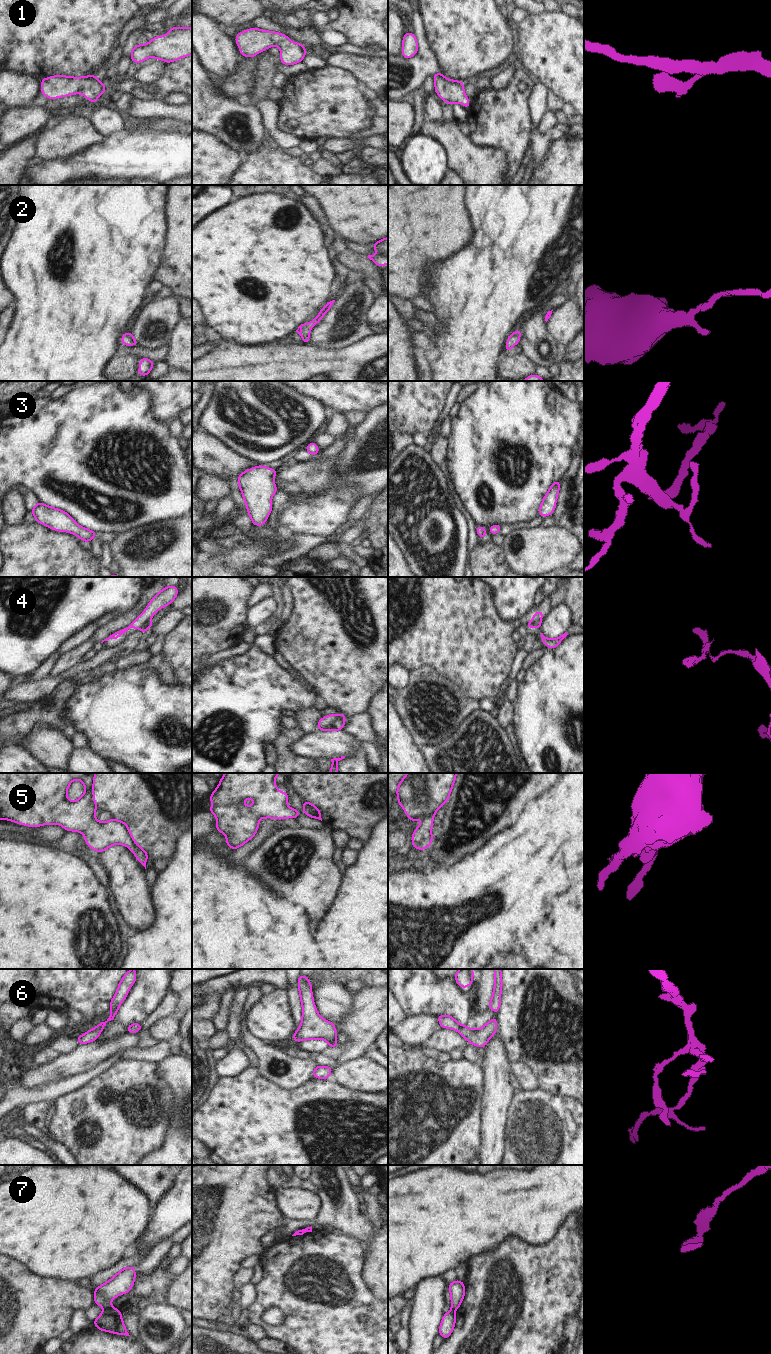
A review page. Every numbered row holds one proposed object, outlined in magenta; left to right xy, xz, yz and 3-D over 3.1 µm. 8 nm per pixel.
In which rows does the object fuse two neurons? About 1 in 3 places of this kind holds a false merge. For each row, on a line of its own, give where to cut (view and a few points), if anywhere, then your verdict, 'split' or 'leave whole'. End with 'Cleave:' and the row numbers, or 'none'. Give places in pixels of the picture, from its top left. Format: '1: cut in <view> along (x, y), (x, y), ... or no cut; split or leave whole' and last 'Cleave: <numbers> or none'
1: no cut; leave whole
2: no cut; leave whole
3: no cut; leave whole
4: no cut; leave whole
5: no cut; leave whole
6: no cut; leave whole
7: cut in xy along (111, 1306), (105, 1309); split
Cleave: 7

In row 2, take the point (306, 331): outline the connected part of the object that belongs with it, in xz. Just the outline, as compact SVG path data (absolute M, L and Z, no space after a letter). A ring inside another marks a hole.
M335 300L327 302L325 306L320 310L319 314L312 321L310 321L309 324L307 322L304 322L298 327L296 332L302 337L304 344L309 344L309 334L312 327L320 322L324 315L331 309L334 302Z

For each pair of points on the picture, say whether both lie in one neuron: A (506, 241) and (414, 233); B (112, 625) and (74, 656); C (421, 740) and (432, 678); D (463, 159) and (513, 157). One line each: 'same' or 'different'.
A: different
B: different
C: same
D: different

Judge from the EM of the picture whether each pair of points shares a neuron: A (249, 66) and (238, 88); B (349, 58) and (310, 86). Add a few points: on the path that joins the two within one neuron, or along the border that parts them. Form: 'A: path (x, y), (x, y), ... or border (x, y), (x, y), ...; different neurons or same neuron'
A: path (247, 71), (241, 83); same neuron
B: border (329, 65), (345, 68), (357, 79); different neurons

